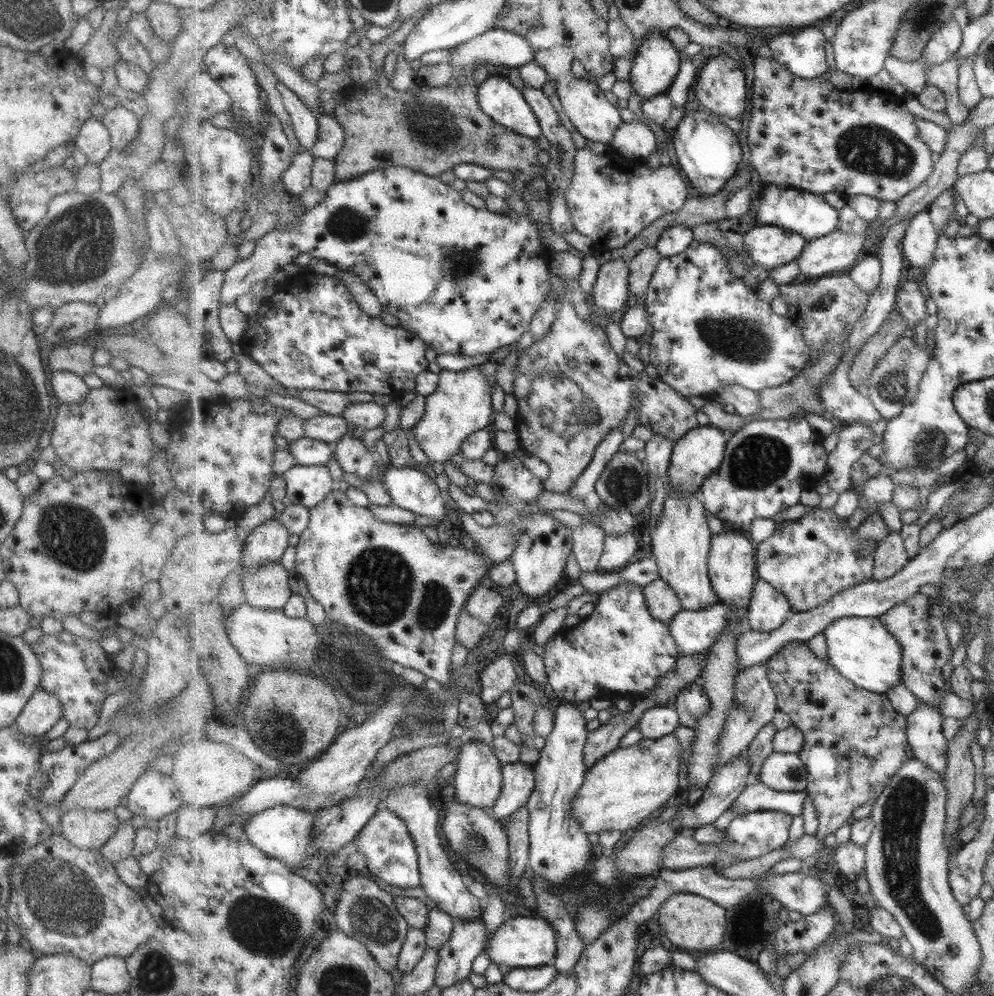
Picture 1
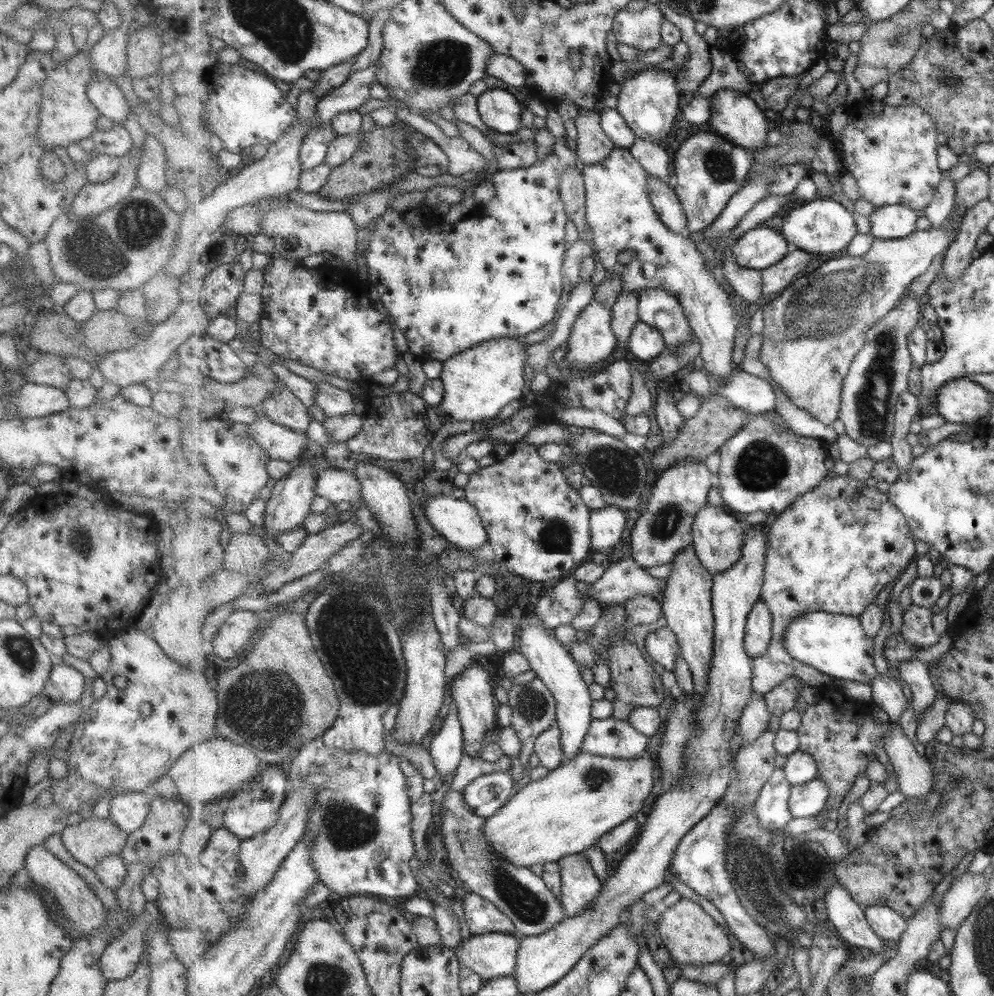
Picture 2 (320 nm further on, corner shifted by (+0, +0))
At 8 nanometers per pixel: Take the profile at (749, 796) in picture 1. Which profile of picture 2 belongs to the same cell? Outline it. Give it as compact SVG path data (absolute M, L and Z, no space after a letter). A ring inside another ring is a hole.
M821 779L794 785L790 798L790 809L795 818L822 816L828 805L831 787Z

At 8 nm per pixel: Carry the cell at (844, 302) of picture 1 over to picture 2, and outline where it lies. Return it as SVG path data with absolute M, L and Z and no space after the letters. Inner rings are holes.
M942 227L941 229L931 228L925 231L916 231L913 232L911 236L907 236L907 238L903 239L876 239L872 247L869 249L869 252L865 254L865 256L851 256L844 253L834 257L828 257L825 261L817 264L817 266L810 269L807 273L804 273L802 276L797 276L792 284L782 293L776 297L772 297L770 301L762 304L764 309L764 321L766 325L764 328L764 333L762 334L759 359L768 369L771 380L773 380L777 386L780 386L781 391L784 392L784 394L786 394L786 396L788 396L792 403L798 408L806 410L824 424L833 424L837 418L840 418L840 414L842 413L844 381L850 374L855 357L866 345L867 333L869 333L870 330L874 328L875 324L881 321L882 318L890 312L890 310L893 310L900 303L902 297L904 297L908 292L908 288L911 286L911 283L929 270L932 262L940 254L944 254L944 250L946 250L948 246L950 247L951 244L955 242L959 232L960 230L957 230L957 232L951 232L951 230L947 230L947 228Z

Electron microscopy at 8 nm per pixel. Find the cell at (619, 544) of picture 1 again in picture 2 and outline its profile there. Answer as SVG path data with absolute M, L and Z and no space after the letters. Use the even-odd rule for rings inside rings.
M608 505L591 510L592 548L594 552L607 554L623 538L625 511L620 506Z

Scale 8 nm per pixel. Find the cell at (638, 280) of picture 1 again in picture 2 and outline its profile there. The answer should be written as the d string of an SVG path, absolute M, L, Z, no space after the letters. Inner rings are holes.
M623 292L612 306L613 327L619 339L620 354L628 354L631 335L640 321L639 297L637 292Z

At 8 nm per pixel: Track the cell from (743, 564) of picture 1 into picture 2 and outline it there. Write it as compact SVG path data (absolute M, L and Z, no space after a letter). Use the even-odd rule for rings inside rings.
M705 505L695 517L693 533L693 547L702 559L703 566L712 576L731 570L742 557L742 548L746 544L745 530L741 526L741 521L730 512L724 512L720 506Z

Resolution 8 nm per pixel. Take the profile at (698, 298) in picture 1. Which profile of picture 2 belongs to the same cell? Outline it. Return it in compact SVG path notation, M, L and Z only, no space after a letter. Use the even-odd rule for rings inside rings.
M664 288L638 291L640 320L663 334L666 345L676 351L692 337L689 318L678 297Z

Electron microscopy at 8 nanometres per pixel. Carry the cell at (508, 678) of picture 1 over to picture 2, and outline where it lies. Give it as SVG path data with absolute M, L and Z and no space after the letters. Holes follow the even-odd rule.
M451 710L443 730L430 742L429 751L435 761L438 776L449 776L459 768L465 753L465 737L459 713Z

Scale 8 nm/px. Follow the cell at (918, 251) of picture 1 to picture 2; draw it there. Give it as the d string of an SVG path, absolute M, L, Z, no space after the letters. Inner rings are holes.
M903 205L876 207L868 217L870 234L876 239L903 239L911 236L917 224L917 212Z

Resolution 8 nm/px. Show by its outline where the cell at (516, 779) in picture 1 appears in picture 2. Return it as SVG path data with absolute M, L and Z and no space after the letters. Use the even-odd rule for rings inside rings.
M495 771L474 780L464 790L464 804L475 814L491 818L514 796L516 782L507 771Z

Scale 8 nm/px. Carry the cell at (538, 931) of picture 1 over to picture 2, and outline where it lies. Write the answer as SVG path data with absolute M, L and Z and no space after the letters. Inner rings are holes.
M471 934L458 944L455 951L462 966L489 980L511 976L517 972L521 945L520 934Z

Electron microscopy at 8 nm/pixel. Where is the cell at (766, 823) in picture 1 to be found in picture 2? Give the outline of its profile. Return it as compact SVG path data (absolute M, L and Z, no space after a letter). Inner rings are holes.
M784 766L774 770L773 776L761 789L756 800L755 810L763 828L770 831L783 829L793 820L794 814L790 809L793 787Z

